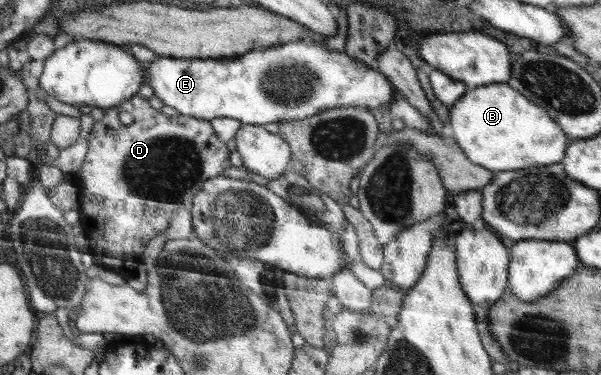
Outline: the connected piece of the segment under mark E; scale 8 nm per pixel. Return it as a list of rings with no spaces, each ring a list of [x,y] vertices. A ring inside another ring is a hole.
[[[297,40],[286,42],[281,45],[268,46],[264,49],[252,50],[245,53],[245,55],[235,56],[234,58],[227,57],[223,59],[183,59],[183,58],[171,58],[169,56],[160,57],[149,64],[141,64],[144,70],[144,85],[148,85],[154,93],[156,98],[159,98],[164,106],[174,108],[183,116],[191,116],[195,119],[204,119],[212,122],[214,119],[221,119],[222,117],[228,117],[229,119],[239,120],[243,125],[264,125],[267,123],[283,123],[285,121],[295,121],[308,119],[310,116],[324,111],[325,109],[337,108],[337,107],[364,107],[369,110],[371,108],[384,108],[388,107],[388,104],[392,102],[394,87],[386,80],[379,72],[369,69],[364,66],[364,62],[353,61],[345,55],[345,52],[333,51],[327,48],[325,45],[316,45],[313,41]]]

